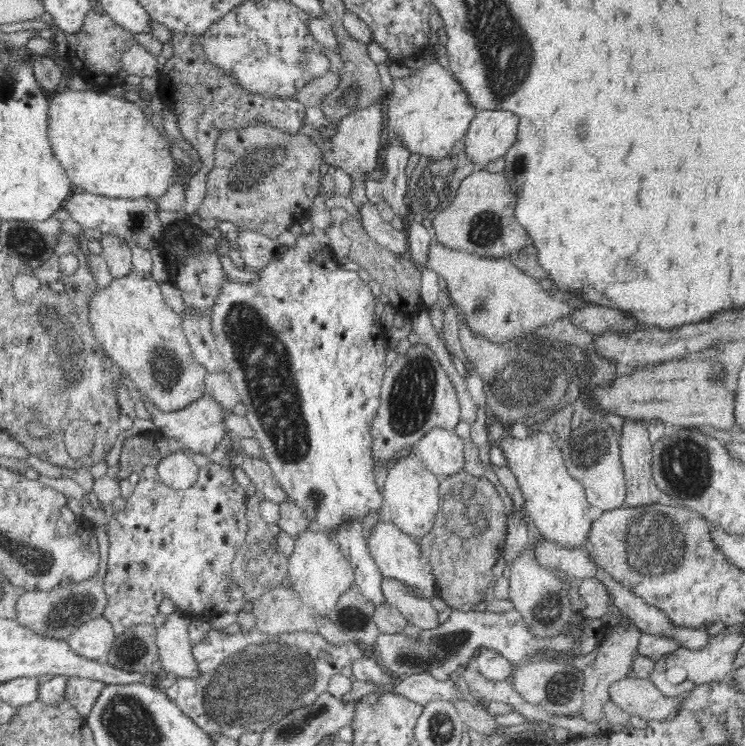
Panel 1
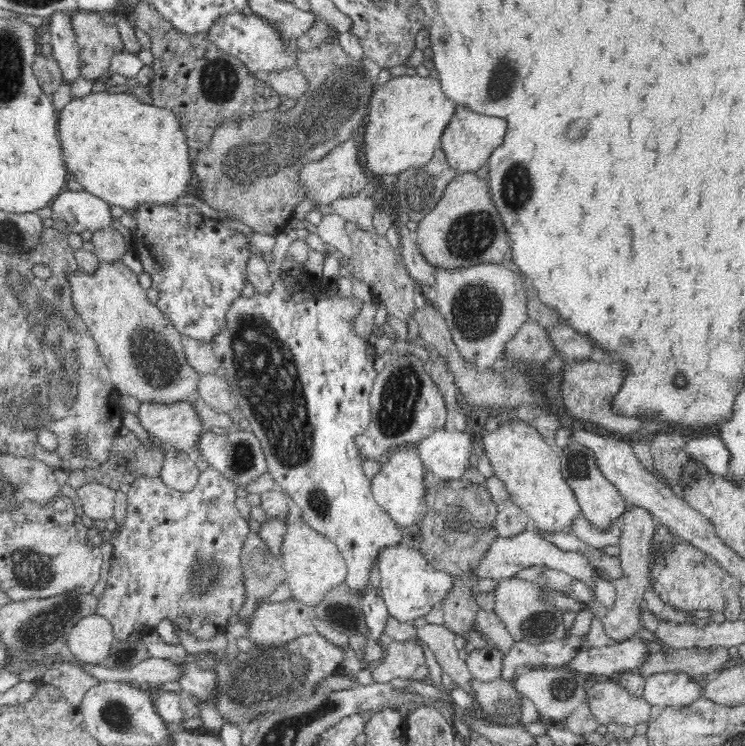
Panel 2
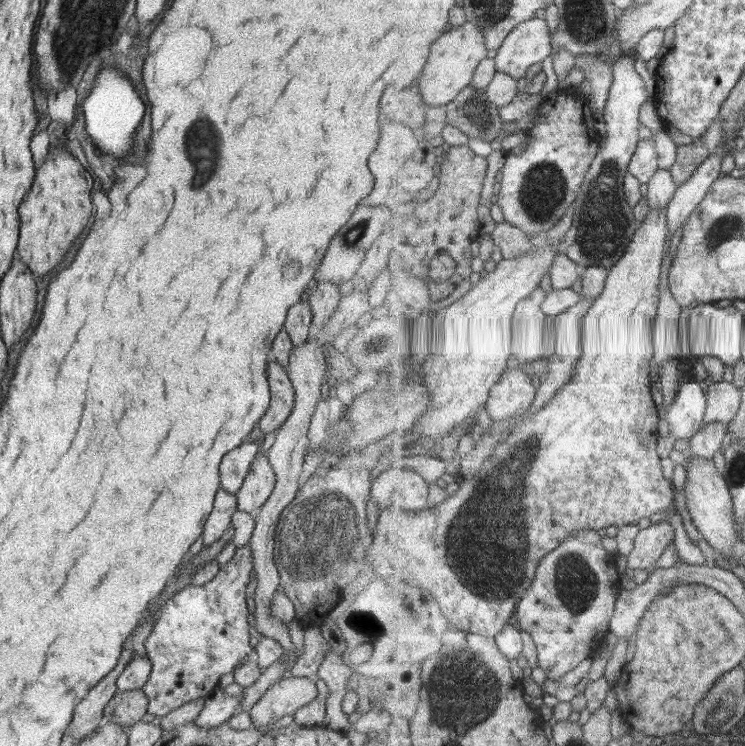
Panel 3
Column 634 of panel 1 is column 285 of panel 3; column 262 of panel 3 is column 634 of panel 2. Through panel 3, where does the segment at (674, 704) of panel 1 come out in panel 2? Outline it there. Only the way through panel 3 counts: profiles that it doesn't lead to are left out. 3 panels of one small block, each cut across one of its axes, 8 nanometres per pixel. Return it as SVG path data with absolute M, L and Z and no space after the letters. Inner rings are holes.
M616 678L601 679L592 685L588 689L587 701L598 724L606 724L610 728L648 724L653 706L640 696L632 696L619 686Z

